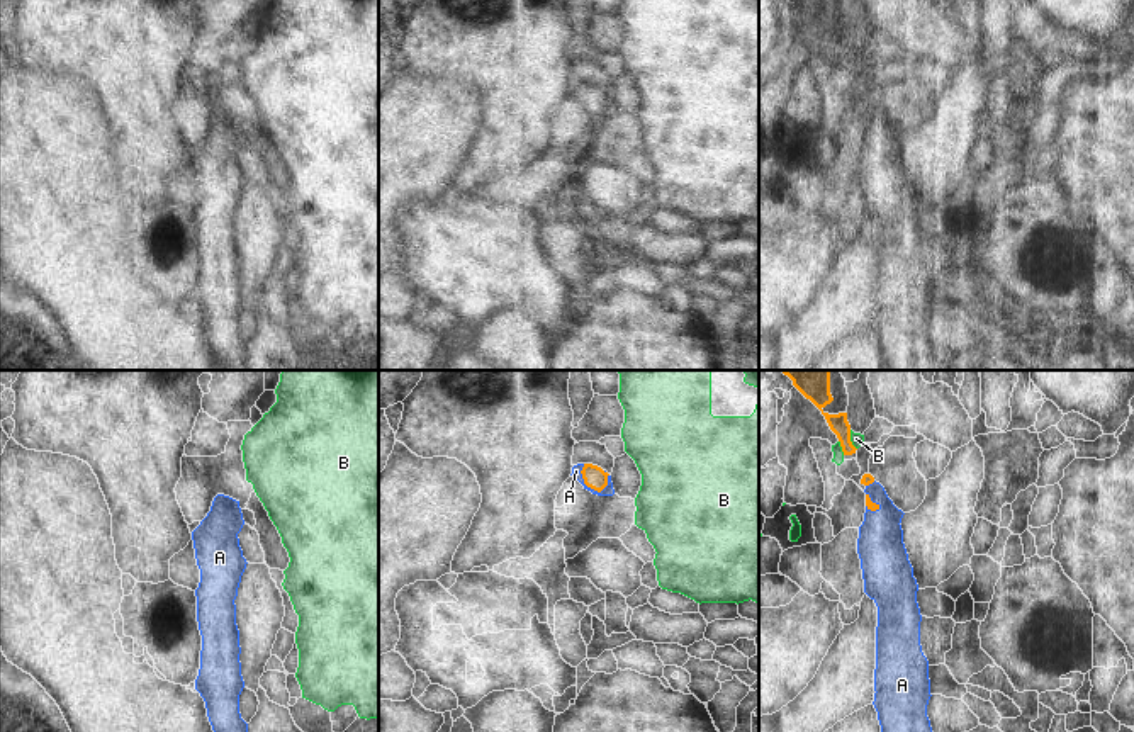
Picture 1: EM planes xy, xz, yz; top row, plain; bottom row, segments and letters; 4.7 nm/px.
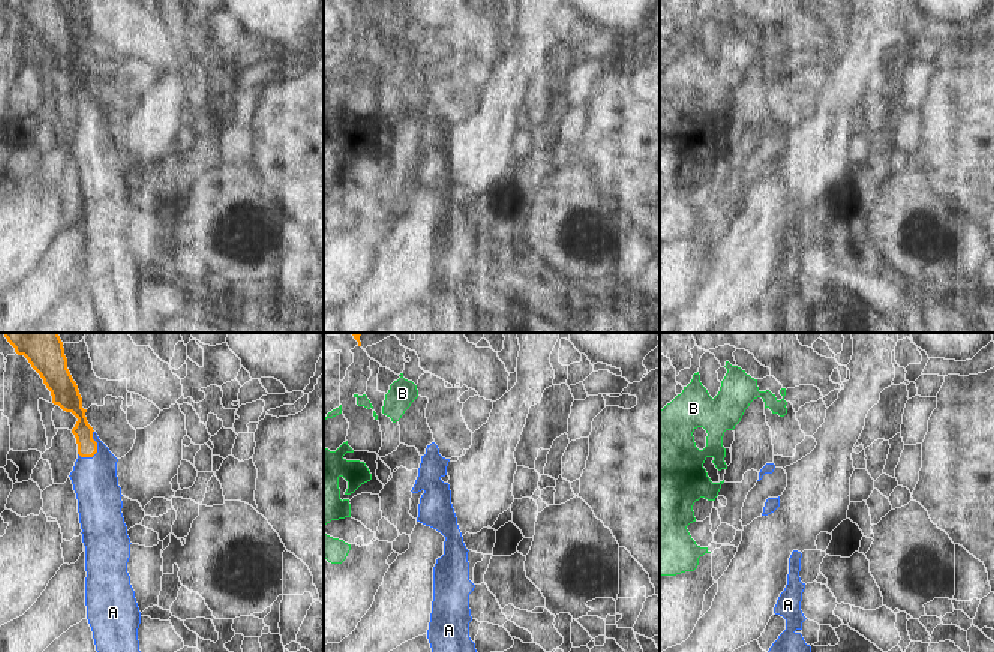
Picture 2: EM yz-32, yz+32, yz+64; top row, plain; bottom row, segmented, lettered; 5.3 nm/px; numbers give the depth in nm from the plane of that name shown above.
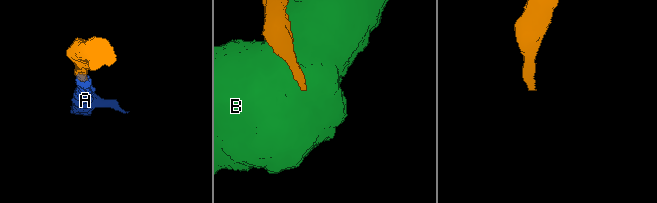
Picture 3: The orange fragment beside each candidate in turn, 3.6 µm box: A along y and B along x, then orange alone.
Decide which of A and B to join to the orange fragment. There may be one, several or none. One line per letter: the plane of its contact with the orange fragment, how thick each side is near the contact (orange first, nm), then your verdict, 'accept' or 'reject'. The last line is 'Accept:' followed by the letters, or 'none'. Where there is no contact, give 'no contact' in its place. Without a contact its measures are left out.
A: xz | 110/50 nm | accept
B: yz | 100/60 nm | reject
Accept: A

